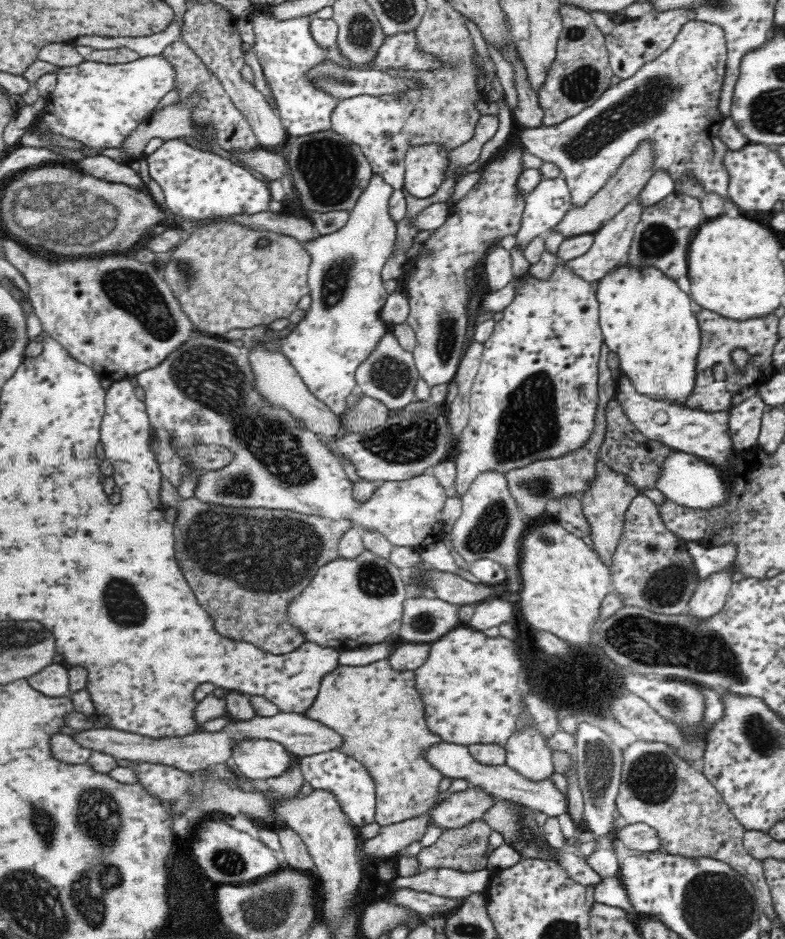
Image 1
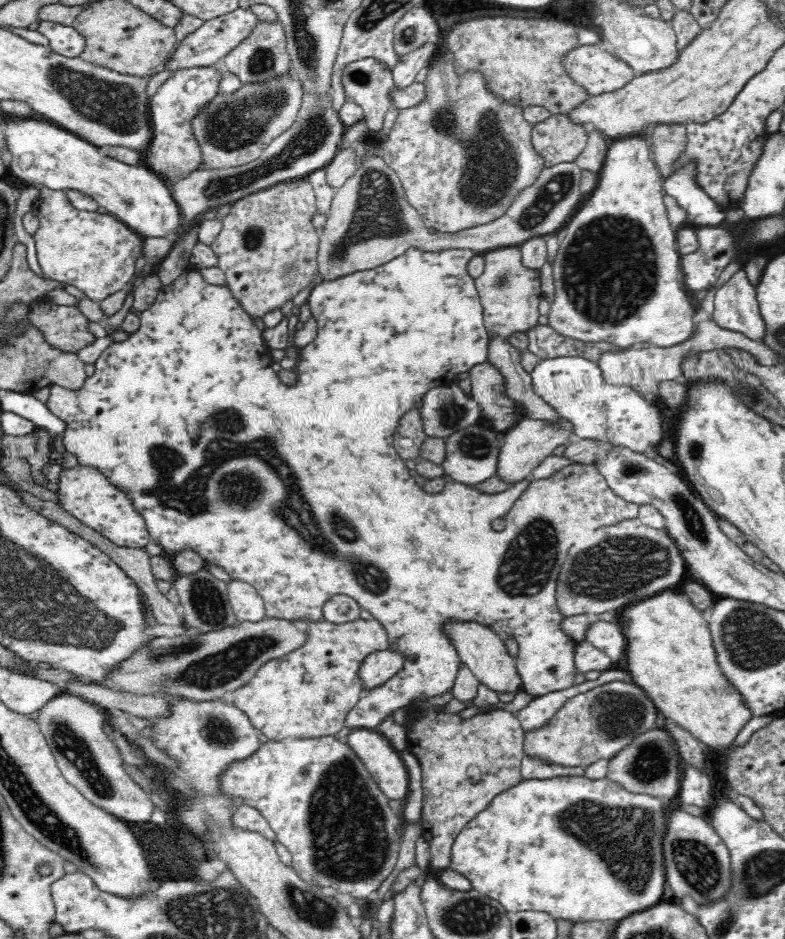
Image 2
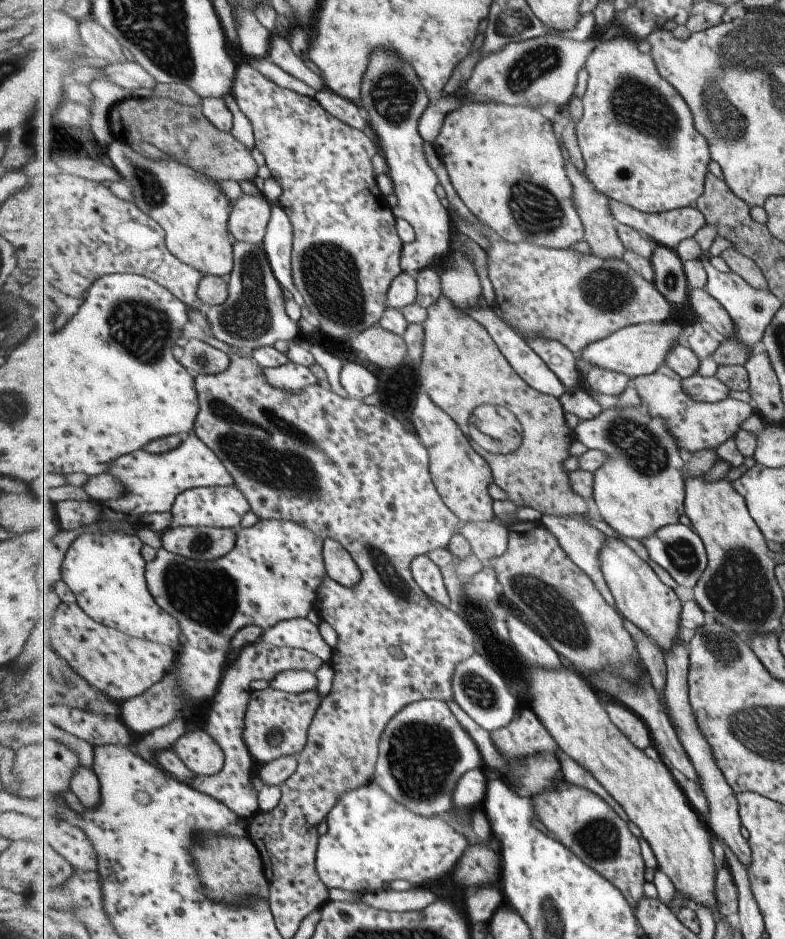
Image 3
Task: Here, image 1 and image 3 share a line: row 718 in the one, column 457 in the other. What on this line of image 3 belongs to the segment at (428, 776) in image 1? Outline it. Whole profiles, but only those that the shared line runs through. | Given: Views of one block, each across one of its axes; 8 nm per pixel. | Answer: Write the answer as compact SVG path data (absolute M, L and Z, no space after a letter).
M442 295L440 301L435 304L435 306L431 306L431 308L428 309L428 317L423 326L426 330L426 337L424 342L424 353L418 367L418 373L422 380L421 387L430 397L432 397L433 402L435 402L439 408L444 409L444 411L457 422L457 426L459 426L463 431L463 434L469 438L469 444L473 446L473 450L475 450L479 456L484 456L488 461L489 466L492 467L494 482L507 493L506 499L510 500L517 507L531 507L543 514L543 516L553 515L563 518L579 516L582 518L586 515L587 512L589 512L589 504L585 502L584 496L581 496L578 492L575 492L572 489L572 482L570 481L571 472L567 472L567 470L563 468L563 462L572 455L570 449L576 441L576 432L574 429L567 426L567 420L565 420L566 410L560 399L539 392L537 389L534 389L532 385L527 384L527 382L517 374L517 371L513 366L511 366L507 357L501 352L500 346L496 343L492 334L485 328L485 325L482 325L473 317L458 311L454 307L453 302L449 300L448 296Z

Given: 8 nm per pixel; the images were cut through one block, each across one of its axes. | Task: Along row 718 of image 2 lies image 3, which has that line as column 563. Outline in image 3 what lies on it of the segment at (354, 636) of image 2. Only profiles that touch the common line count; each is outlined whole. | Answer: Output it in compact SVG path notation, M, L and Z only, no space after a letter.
M425 141L430 167L437 173L457 220L466 219L489 240L489 278L494 286L495 304L504 312L505 322L525 339L545 337L562 342L576 358L594 342L614 332L641 323L669 320L673 305L656 285L637 274L625 260L602 259L593 252L581 256L571 249L552 249L530 242L510 243L488 228L461 200L434 143Z

